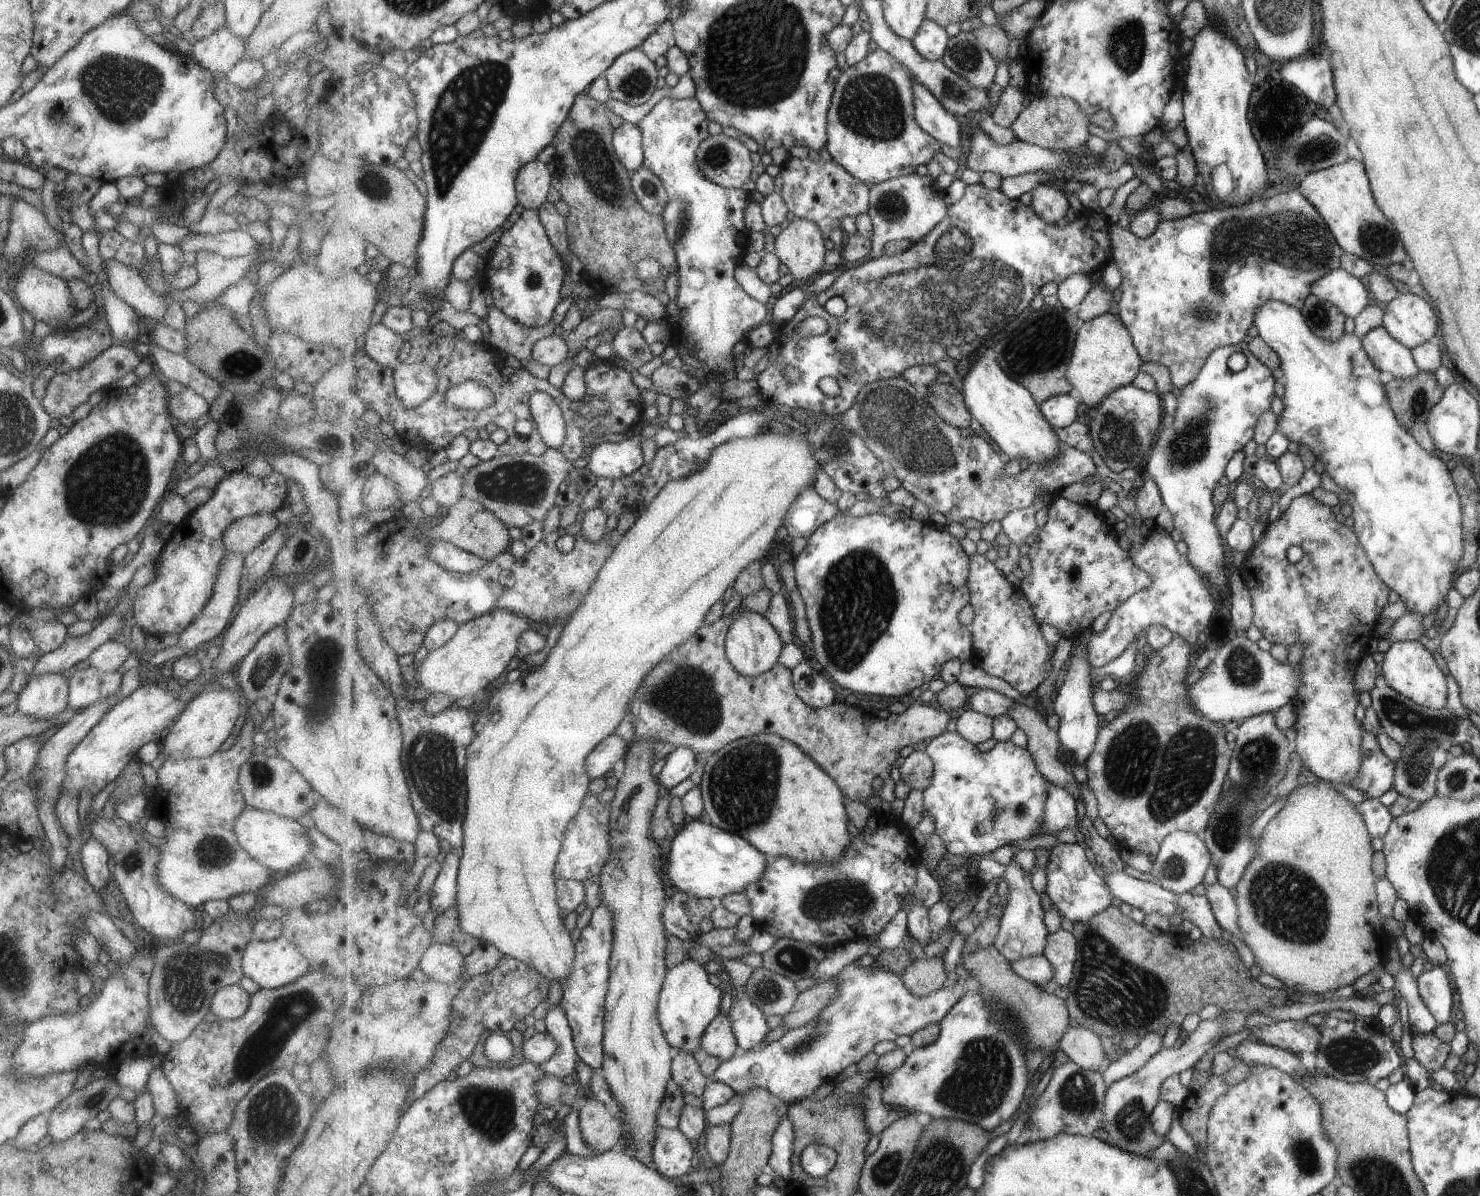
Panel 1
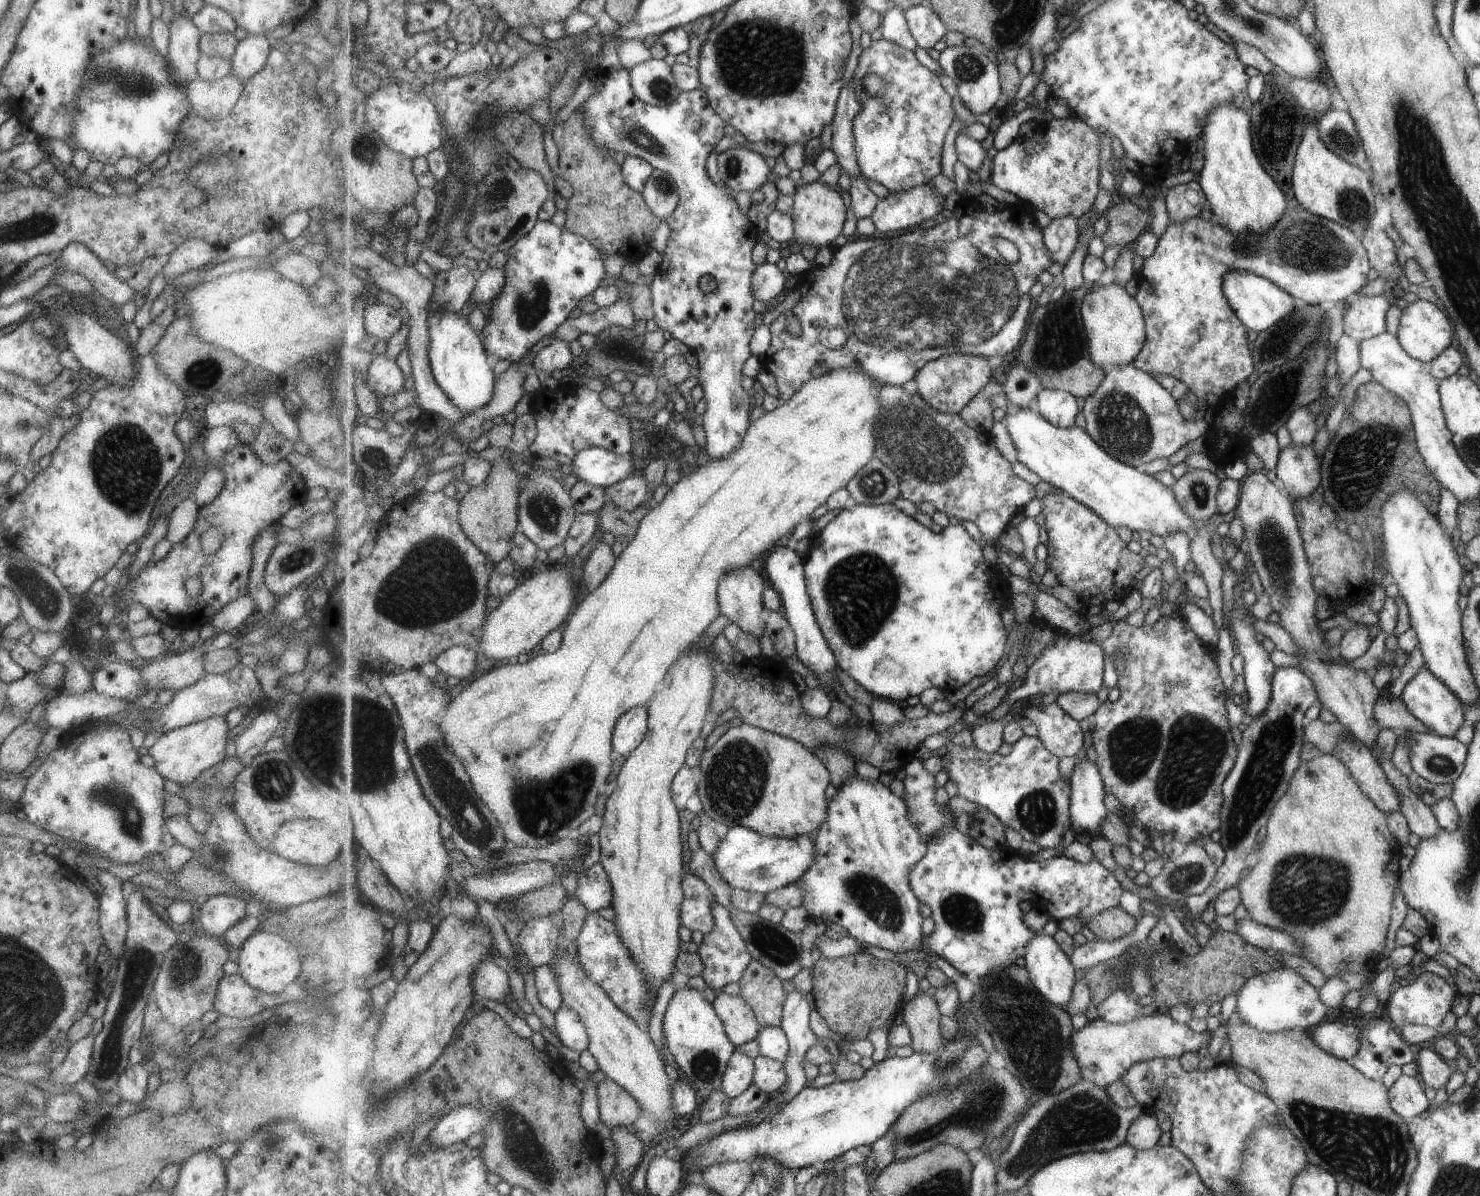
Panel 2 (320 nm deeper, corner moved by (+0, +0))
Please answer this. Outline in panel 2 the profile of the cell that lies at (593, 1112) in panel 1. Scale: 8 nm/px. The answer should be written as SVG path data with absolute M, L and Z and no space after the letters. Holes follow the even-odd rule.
M607 1078L598 1086L600 1113L611 1127L626 1127L635 1124L642 1115L639 1101L620 1084Z

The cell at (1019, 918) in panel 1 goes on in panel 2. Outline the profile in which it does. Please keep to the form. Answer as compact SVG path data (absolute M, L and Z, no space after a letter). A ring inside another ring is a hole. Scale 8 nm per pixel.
M1042 931L1036 935L1027 945L1025 956L1026 968L1029 971L1033 984L1045 998L1053 1004L1063 1007L1065 1010L1074 995L1074 986L1077 984L1077 972L1070 956L1062 949L1062 946L1055 940L1054 935L1049 936Z

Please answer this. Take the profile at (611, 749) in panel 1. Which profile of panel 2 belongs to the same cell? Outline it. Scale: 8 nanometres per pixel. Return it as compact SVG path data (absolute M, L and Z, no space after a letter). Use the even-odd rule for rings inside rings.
M646 705L630 708L621 716L614 732L615 756L627 757L643 742L648 731L648 718Z

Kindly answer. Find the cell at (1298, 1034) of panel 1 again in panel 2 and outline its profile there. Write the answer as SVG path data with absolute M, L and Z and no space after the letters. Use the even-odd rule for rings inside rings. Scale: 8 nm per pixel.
M1341 1020L1317 1024L1308 1035L1323 1052L1331 1053L1340 1059L1351 1059L1358 1051L1360 1034L1357 1027L1341 1023Z

